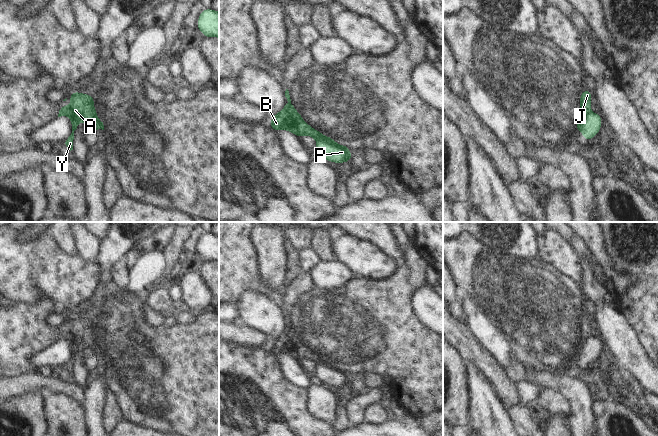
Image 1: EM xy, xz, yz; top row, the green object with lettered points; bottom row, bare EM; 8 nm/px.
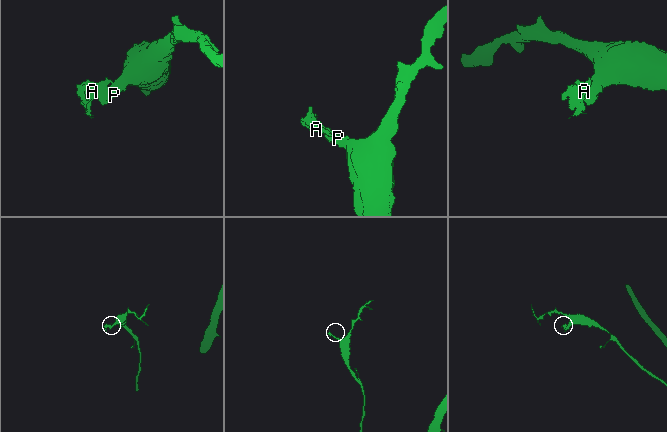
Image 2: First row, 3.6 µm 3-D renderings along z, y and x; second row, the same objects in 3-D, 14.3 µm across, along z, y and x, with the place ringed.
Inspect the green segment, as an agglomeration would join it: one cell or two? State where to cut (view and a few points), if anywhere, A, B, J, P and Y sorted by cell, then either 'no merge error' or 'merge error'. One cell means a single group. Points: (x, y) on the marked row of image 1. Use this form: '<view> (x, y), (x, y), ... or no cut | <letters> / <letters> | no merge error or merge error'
yz (591, 112), (584, 119), (578, 119) | A B J Y / P | merge error

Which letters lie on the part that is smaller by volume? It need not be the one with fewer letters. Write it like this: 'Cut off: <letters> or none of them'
Cut off: A, B, J, Y

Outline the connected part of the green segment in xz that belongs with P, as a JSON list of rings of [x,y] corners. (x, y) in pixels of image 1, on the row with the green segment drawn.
[[[320,133],[321,140],[317,141],[316,150],[325,161],[342,164],[343,162],[351,162],[352,152],[347,145],[338,145],[332,137],[327,137]]]

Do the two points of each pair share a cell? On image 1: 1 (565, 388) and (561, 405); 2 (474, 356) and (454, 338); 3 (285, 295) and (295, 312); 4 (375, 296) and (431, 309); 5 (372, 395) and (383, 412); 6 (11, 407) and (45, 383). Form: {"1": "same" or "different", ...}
{"1": "different", "2": "same", "3": "same", "4": "different", "5": "different", "6": "different"}

